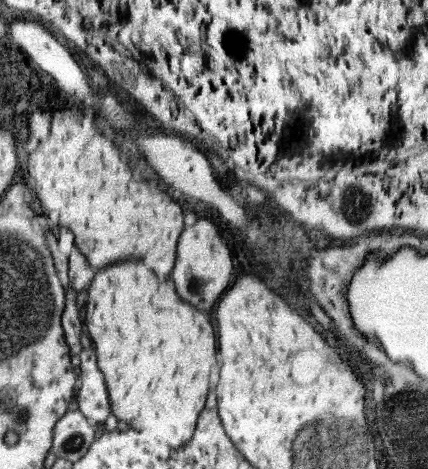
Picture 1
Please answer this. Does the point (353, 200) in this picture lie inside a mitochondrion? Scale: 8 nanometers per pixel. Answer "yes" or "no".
yes

